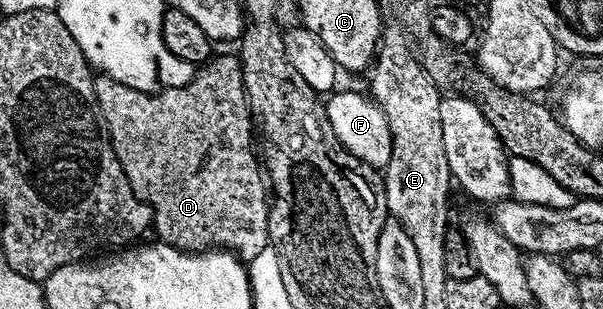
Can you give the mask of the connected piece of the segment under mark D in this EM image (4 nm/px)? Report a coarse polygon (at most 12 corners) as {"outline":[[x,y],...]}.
{"outline":[[240,59],[93,85],[156,239],[248,262],[271,200]]}

